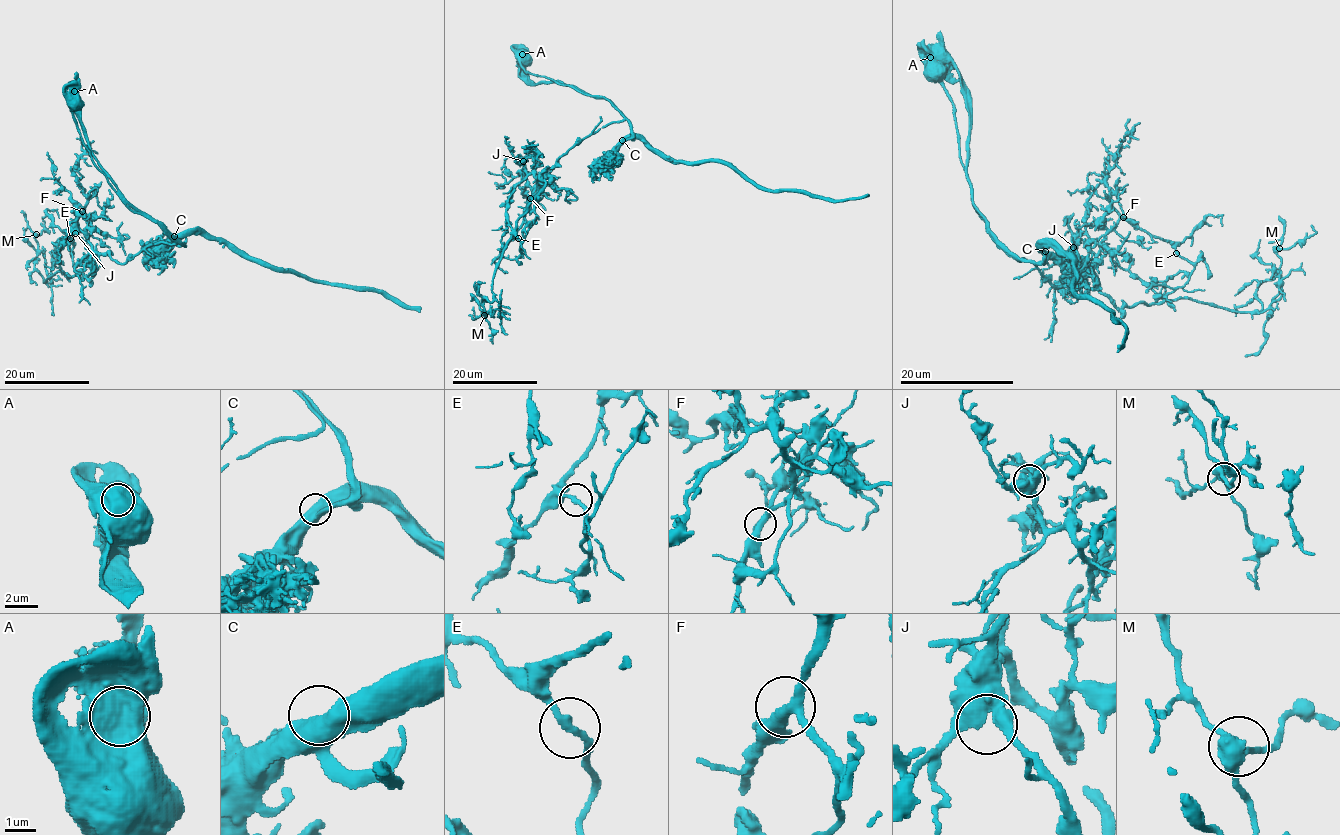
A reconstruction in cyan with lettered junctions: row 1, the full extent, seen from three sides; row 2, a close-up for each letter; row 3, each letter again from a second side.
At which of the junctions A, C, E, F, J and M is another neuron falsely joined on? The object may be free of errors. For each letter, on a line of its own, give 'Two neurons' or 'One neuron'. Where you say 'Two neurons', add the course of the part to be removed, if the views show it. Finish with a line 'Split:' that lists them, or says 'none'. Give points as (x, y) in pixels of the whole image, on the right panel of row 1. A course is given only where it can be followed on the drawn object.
A: Two neurons. Course of the part to remove: (930, 57), (960, 78), (967, 181), (990, 231), (1018, 258), (1068, 257), (1073, 289), (1126, 327), (1117, 351)
C: One neuron
E: One neuron
F: One neuron
J: One neuron
M: One neuron
Split: A

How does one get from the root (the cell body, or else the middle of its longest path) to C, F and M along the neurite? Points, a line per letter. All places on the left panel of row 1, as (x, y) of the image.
C: (76, 103), (79, 99), (73, 117), (93, 163), (128, 201), (184, 245), (179, 245), (174, 236)
F: (76, 103), (73, 117), (93, 163), (176, 242), (150, 244), (118, 263), (93, 252), (91, 220), (82, 211)
M: (76, 103), (93, 163), (176, 242), (124, 263), (93, 252), (90, 279), (57, 271), (44, 282), (36, 234)

